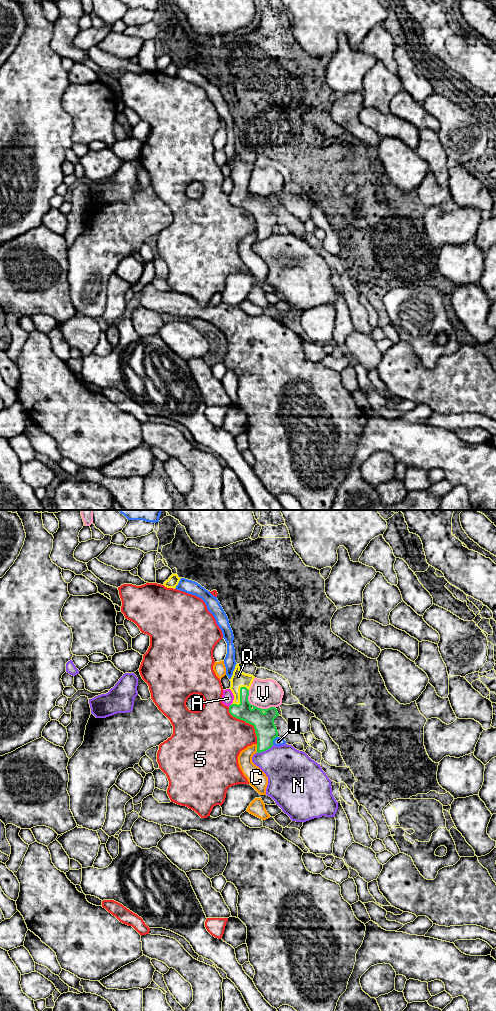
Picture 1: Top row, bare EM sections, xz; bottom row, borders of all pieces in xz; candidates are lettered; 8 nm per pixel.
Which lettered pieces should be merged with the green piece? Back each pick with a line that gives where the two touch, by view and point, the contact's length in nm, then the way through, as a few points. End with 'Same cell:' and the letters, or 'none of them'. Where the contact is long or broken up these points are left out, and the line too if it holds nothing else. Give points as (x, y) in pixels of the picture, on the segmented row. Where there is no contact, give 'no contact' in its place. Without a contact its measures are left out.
Q: contact xz (240, 697); length 200 nm; way xz (260, 721), (240, 703), (240, 697), (239, 679)
Same cell: Q

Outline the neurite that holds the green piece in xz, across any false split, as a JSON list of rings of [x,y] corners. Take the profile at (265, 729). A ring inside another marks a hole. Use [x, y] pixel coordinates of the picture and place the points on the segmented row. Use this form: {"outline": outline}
{"outline": [[[236,664],[230,679],[230,690],[234,695],[234,700],[229,706],[229,713],[233,717],[254,726],[257,736],[256,753],[261,753],[270,749],[273,746],[273,740],[278,737],[274,719],[279,714],[275,707],[261,709],[249,703],[249,689],[254,678],[253,675],[243,673],[239,664]]]}

